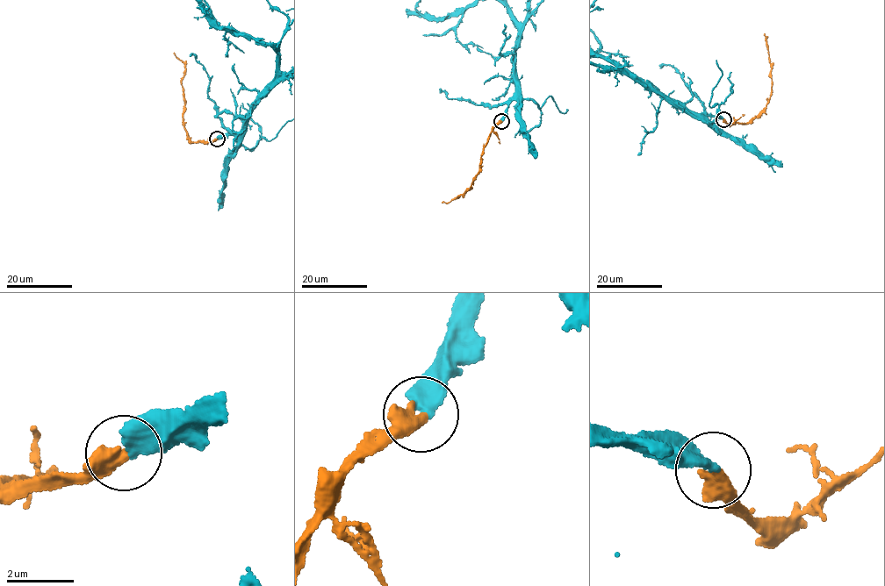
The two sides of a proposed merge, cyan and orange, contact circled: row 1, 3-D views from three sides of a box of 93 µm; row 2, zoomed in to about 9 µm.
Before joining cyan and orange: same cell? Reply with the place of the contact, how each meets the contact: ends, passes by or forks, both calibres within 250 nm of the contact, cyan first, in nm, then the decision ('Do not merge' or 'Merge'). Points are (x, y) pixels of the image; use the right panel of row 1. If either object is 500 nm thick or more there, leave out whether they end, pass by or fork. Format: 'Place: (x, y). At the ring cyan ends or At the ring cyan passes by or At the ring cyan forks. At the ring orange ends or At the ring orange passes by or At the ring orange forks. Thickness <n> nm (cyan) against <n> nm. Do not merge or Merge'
Place: (723, 119). Thickness 480 nm (cyan) against 500 nm. Merge

